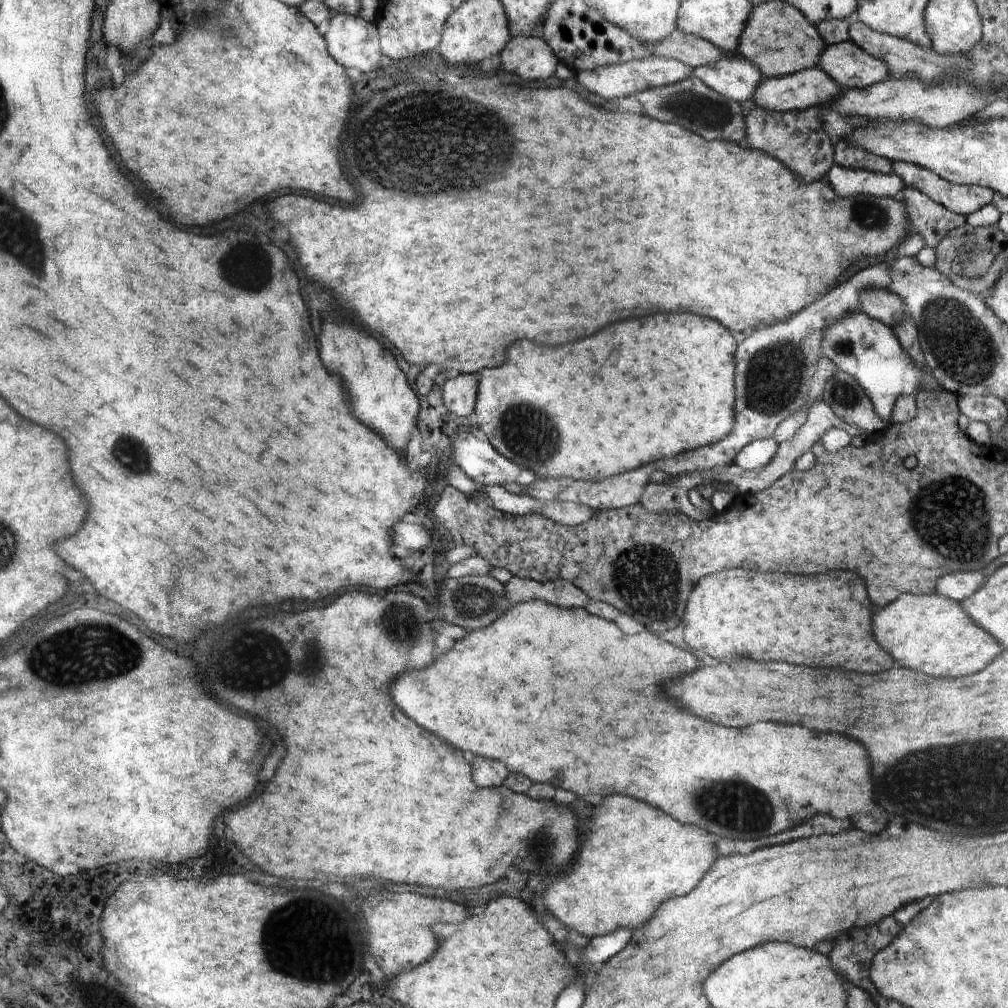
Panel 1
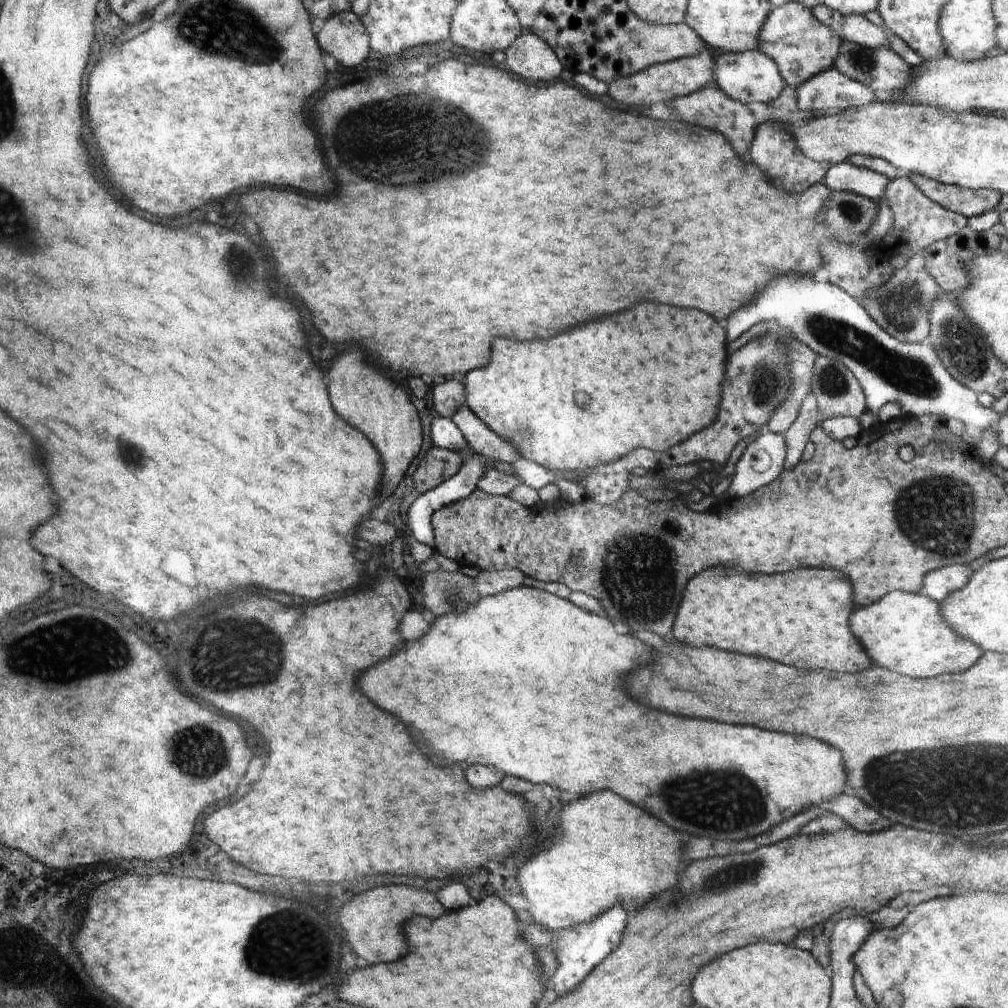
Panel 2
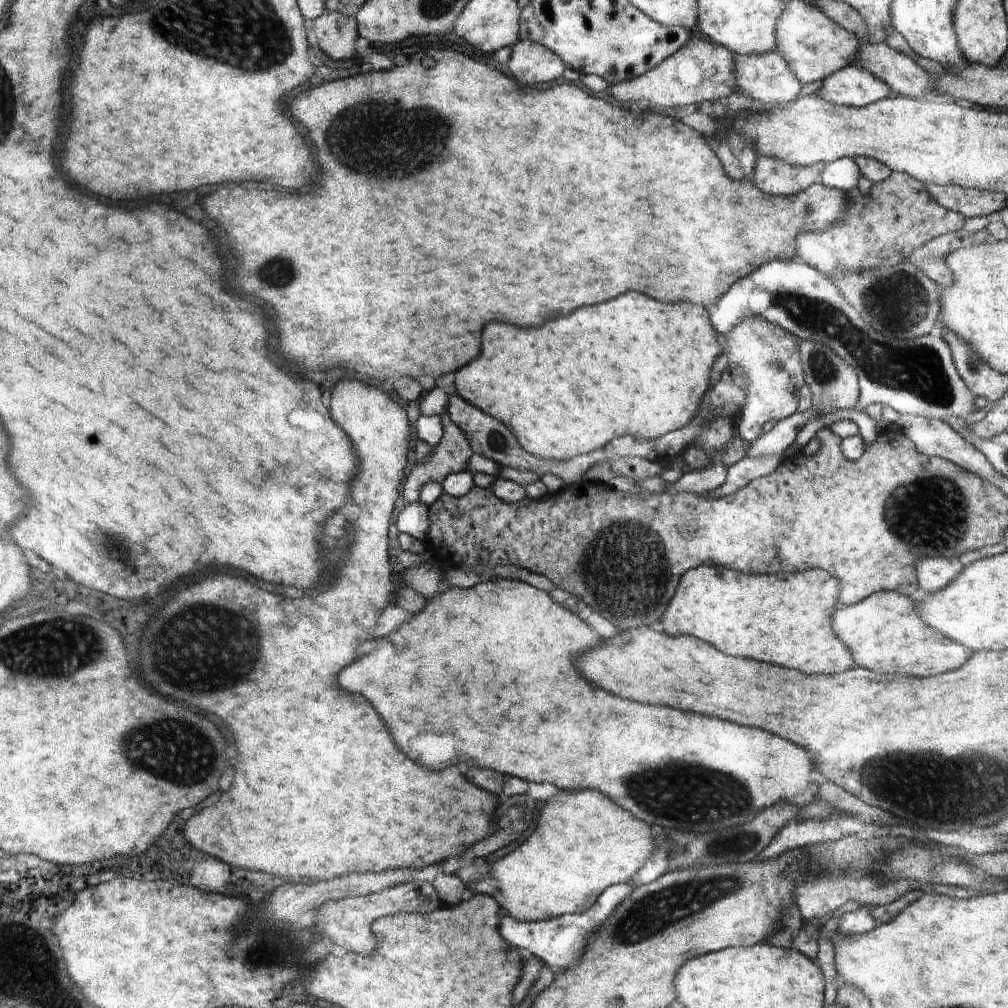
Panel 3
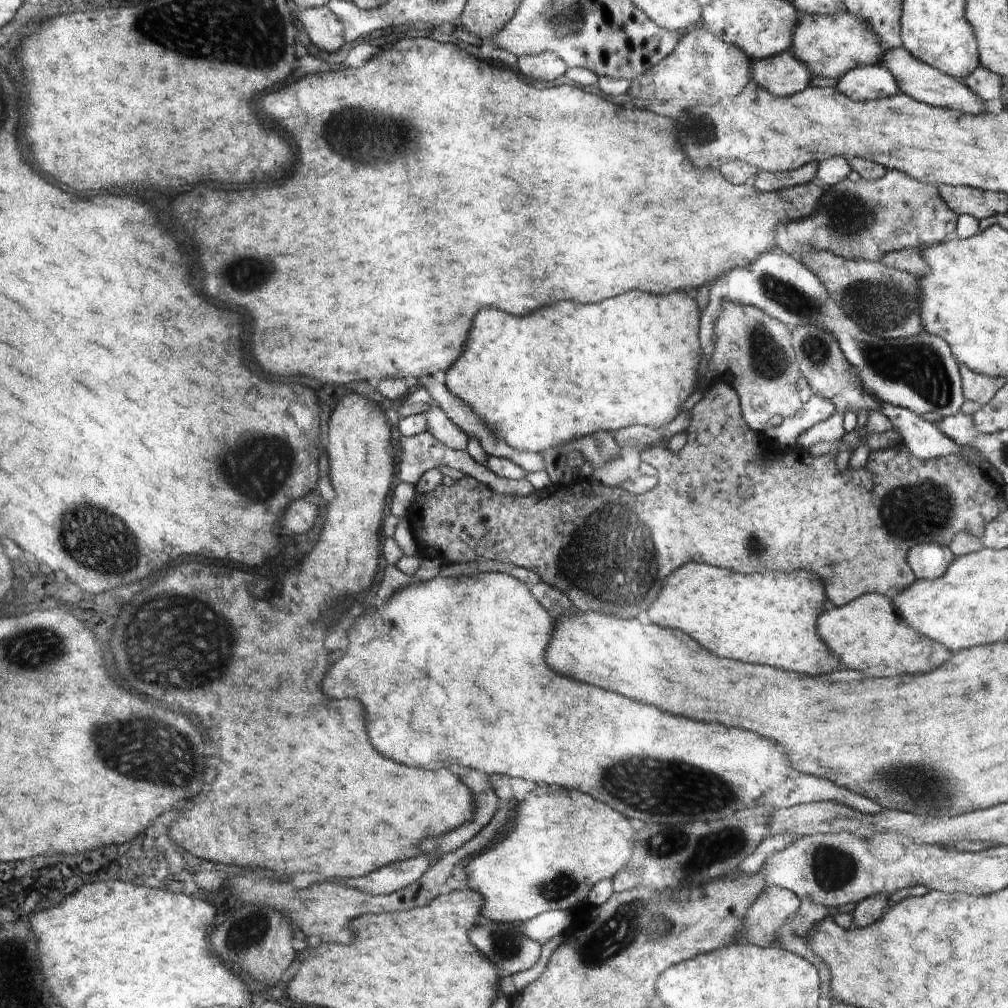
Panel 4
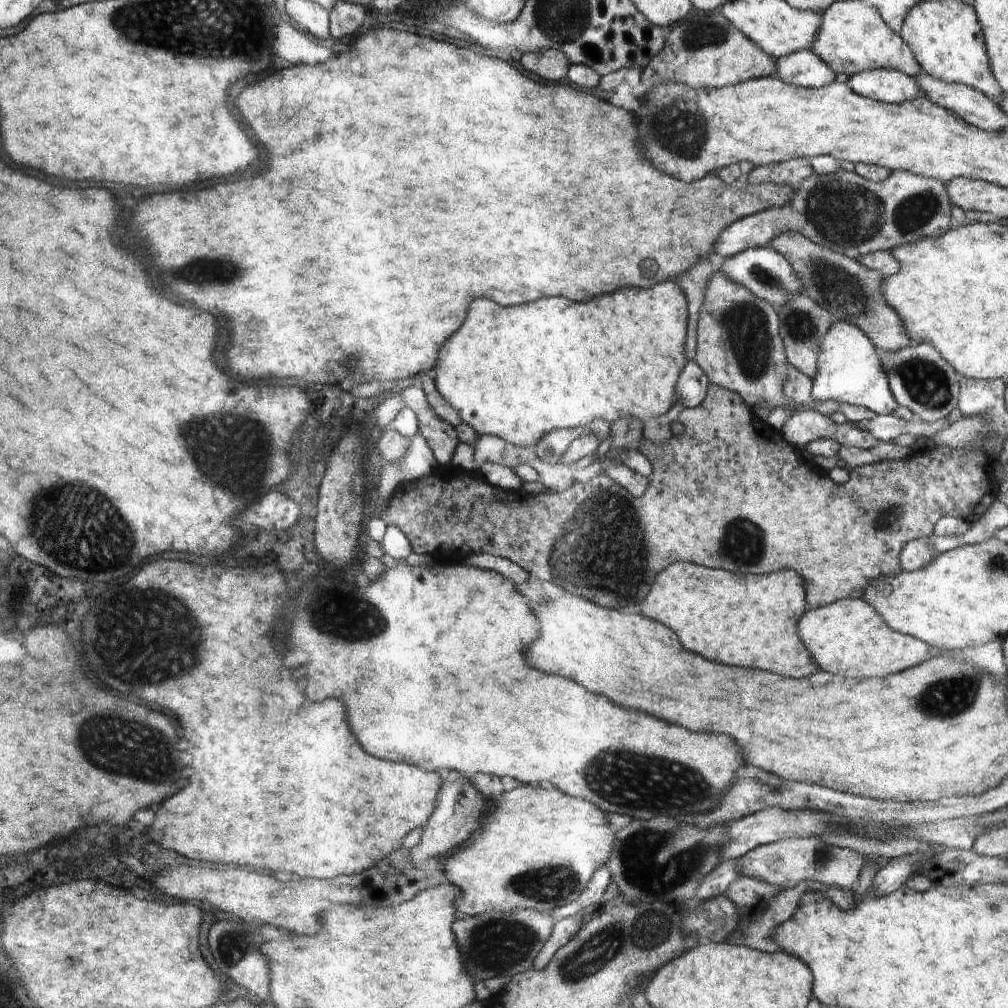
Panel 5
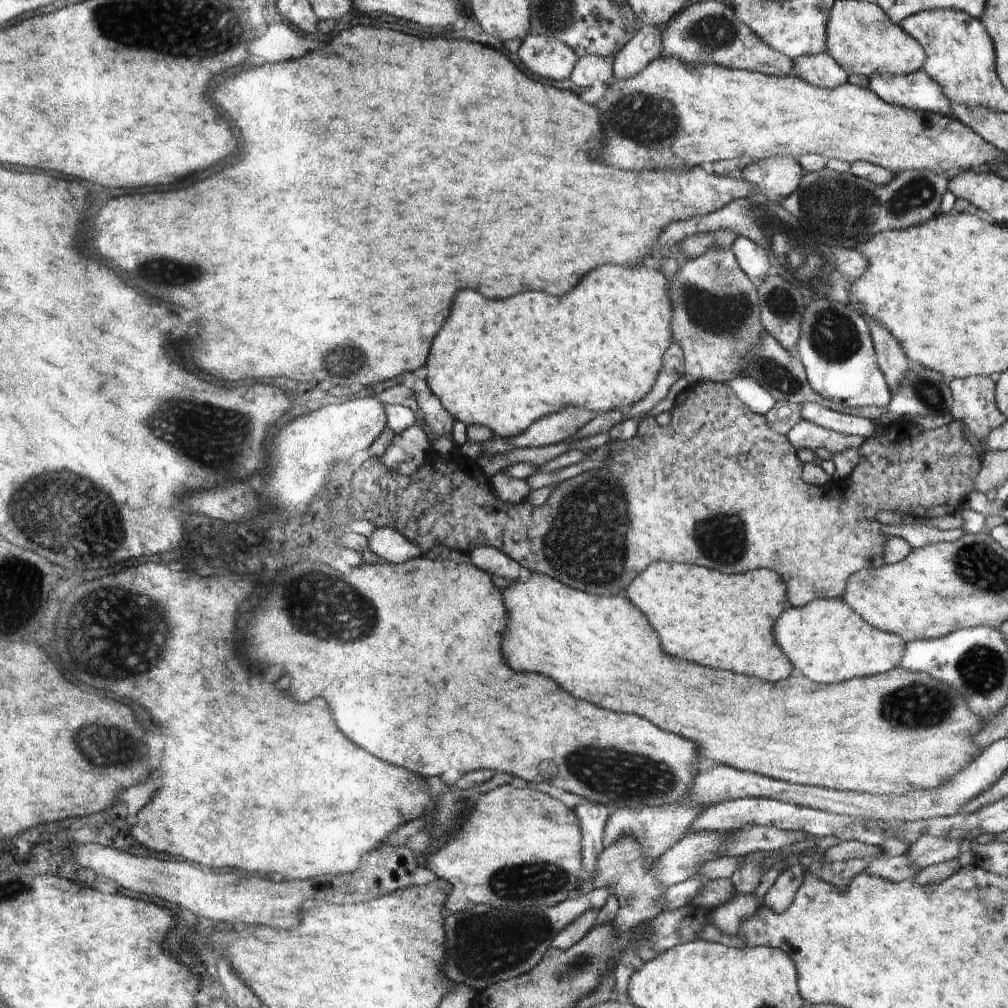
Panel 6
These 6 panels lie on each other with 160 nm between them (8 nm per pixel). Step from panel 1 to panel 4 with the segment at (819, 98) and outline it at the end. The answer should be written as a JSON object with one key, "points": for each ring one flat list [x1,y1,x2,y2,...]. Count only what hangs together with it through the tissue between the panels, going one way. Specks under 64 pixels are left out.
{"points":[[884,64,856,67,842,75,834,87,853,101,875,101,897,95,900,84]]}

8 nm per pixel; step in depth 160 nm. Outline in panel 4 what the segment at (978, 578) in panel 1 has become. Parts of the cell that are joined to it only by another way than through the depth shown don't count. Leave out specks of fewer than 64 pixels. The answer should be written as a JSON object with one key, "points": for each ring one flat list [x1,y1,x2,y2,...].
{"points":[[925,542,910,552,910,568,918,579,936,580,948,570,955,555,948,547]]}

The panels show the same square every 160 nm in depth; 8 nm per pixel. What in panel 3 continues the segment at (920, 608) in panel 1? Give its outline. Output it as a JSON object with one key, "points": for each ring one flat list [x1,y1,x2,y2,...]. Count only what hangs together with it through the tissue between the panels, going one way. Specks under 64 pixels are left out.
{"points":[[878,592,862,604,838,608,834,614,834,632,840,640,850,644,858,666,870,668,882,674,906,674,906,676,934,676,960,668,972,652,962,644,956,644,936,630,928,628,912,598,898,592]]}

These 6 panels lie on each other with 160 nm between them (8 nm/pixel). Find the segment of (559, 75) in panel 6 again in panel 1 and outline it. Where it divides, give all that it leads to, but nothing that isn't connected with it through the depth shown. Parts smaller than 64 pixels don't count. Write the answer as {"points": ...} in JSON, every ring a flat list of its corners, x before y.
{"points":[[517,36,500,53,502,68,524,82,540,82,554,74,560,62,542,37]]}

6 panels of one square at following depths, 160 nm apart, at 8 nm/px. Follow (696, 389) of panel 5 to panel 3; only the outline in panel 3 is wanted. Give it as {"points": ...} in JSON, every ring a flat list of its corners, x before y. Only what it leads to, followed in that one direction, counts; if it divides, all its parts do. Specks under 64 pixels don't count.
{"points":[[772,260,758,268,758,272,746,276,730,288,730,292,710,310,710,320,714,320,714,328,722,338,746,316,762,317,772,324,778,325,786,332,794,333,801,341,818,341,827,344,850,364,860,378,860,403,864,410,868,406,886,404,894,408,898,414,924,417,927,419,966,418,976,411,975,396,962,376,958,376,955,364,952,364,949,344,942,338,936,338,936,332,915,339,896,339,874,329,870,323,862,319,861,313,846,301,838,288,830,282,822,271,806,264,802,260]]}

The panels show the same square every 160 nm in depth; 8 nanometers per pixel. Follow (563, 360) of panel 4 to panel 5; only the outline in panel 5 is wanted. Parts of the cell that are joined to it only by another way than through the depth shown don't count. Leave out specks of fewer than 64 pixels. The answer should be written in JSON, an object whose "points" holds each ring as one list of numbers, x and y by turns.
{"points":[[672,279,656,284,650,290,624,288,584,304,576,304,566,298,542,298,530,304,502,308,492,300,478,298,474,300,474,308,470,308,470,320,462,324,462,332,454,332,454,336,450,336,450,344,446,344,444,348,442,364,438,364,436,368,438,376,435,378,435,385,442,396,456,409,462,422,469,424,479,435,494,435,516,446,534,446,544,435,548,435,556,428,586,426,588,420,592,422,596,418,604,422,616,422,624,416,634,416,636,419,646,421,646,418,666,414,676,402,676,381,687,359,685,342,688,338,688,324,688,301,681,285]]}

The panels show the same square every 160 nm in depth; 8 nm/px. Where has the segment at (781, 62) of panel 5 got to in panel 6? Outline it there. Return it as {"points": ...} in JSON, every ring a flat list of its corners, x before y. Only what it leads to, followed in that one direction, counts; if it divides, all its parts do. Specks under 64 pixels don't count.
{"points":[[827,52,817,55,802,55,793,59,792,76,800,77,815,87,833,89,847,81,845,69]]}

